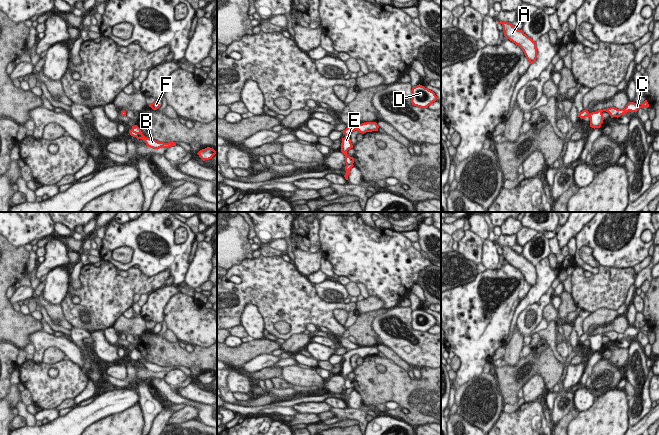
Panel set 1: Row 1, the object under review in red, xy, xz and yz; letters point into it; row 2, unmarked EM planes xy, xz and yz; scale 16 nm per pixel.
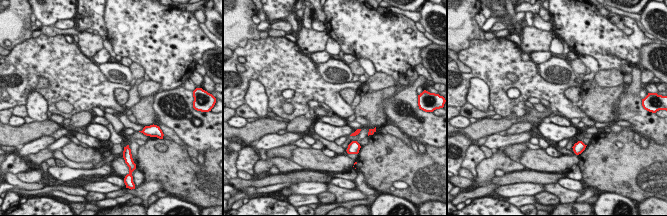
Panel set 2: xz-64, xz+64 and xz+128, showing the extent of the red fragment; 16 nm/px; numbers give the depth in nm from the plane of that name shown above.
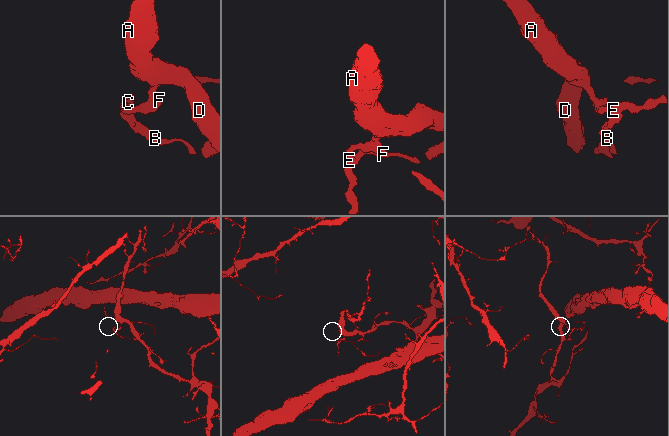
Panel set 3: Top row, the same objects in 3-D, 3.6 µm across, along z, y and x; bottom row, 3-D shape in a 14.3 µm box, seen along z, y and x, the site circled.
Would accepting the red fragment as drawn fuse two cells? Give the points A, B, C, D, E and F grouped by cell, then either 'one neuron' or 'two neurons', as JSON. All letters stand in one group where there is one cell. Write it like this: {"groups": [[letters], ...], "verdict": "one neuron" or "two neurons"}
{"groups": [["A", "B", "C", "D", "E", "F"]], "verdict": "one neuron"}

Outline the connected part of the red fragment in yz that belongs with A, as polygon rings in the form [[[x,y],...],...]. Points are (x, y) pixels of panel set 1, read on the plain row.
[[[498,246],[502,248],[505,262],[518,269],[524,276],[530,288],[533,288],[537,282],[536,266],[528,261],[522,254],[517,253],[508,246]]]

